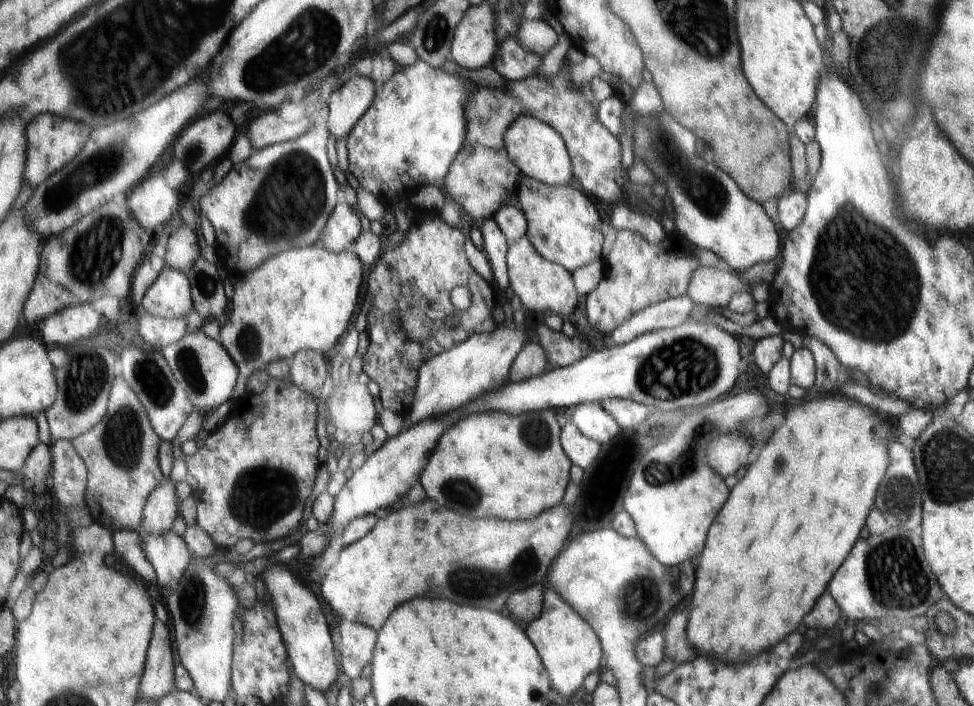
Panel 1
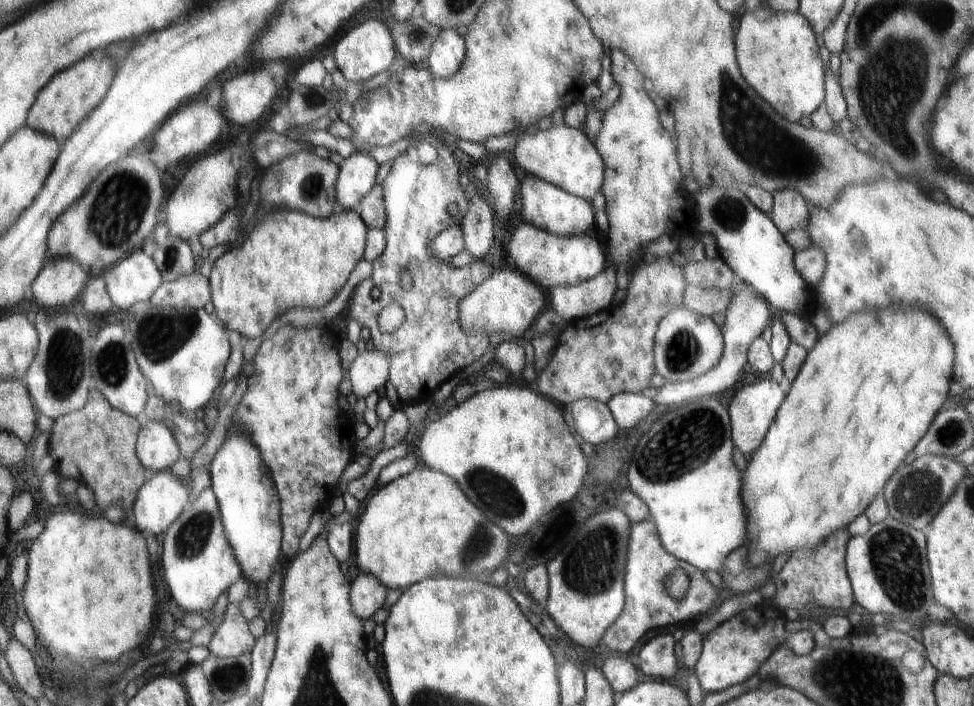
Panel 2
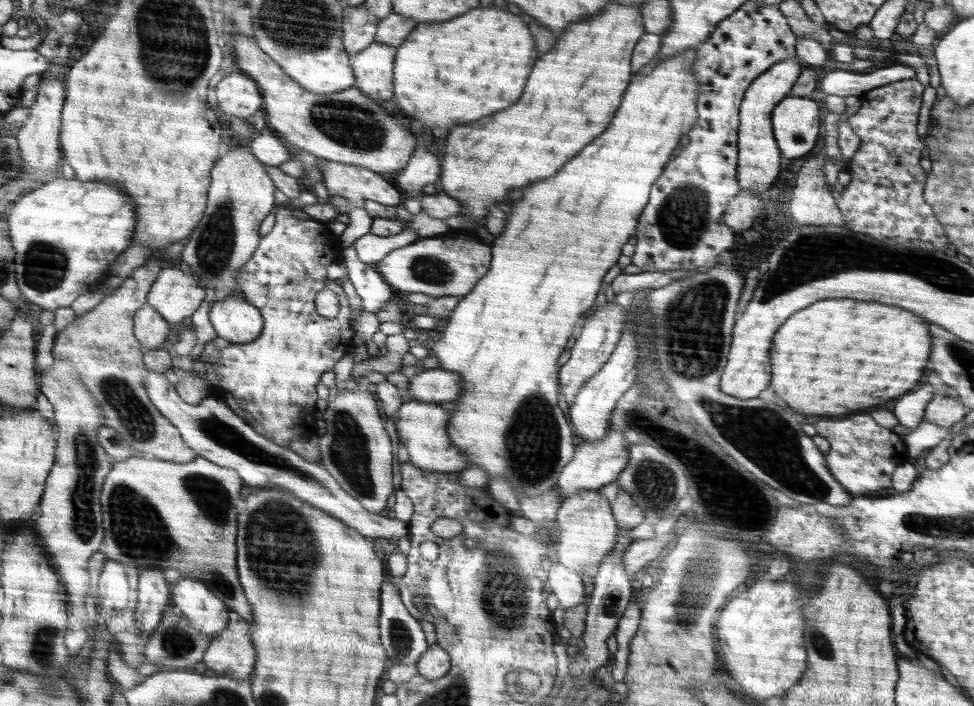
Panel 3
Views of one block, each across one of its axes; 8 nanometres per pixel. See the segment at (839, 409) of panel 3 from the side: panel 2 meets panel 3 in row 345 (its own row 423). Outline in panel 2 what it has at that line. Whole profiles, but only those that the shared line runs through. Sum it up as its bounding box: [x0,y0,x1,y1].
[746,310,954,566]

